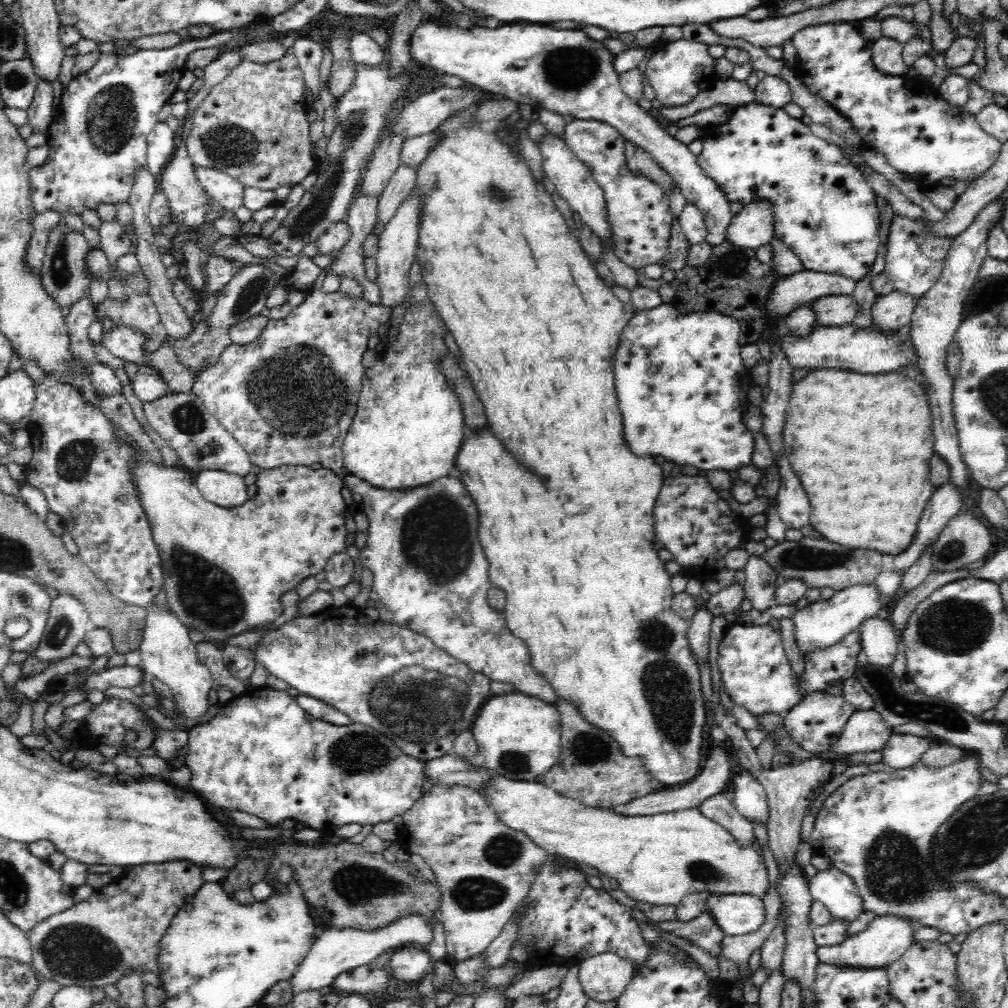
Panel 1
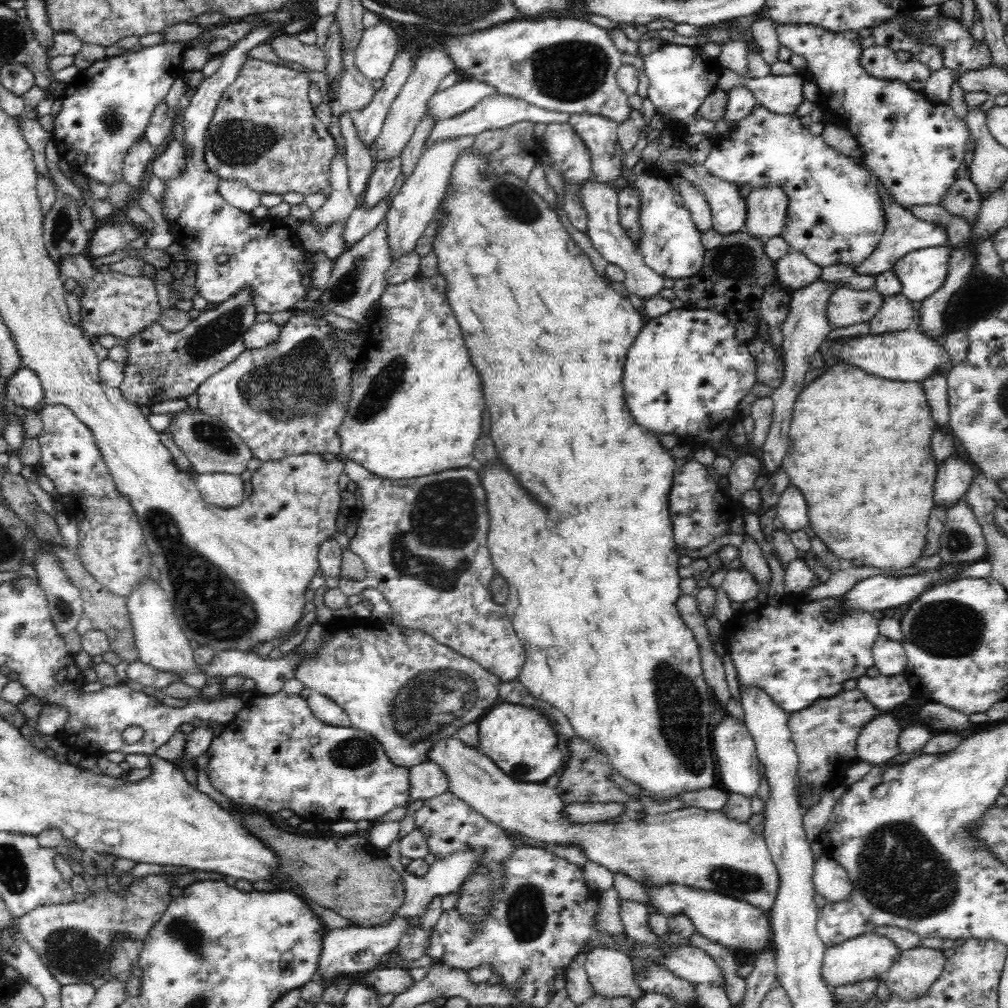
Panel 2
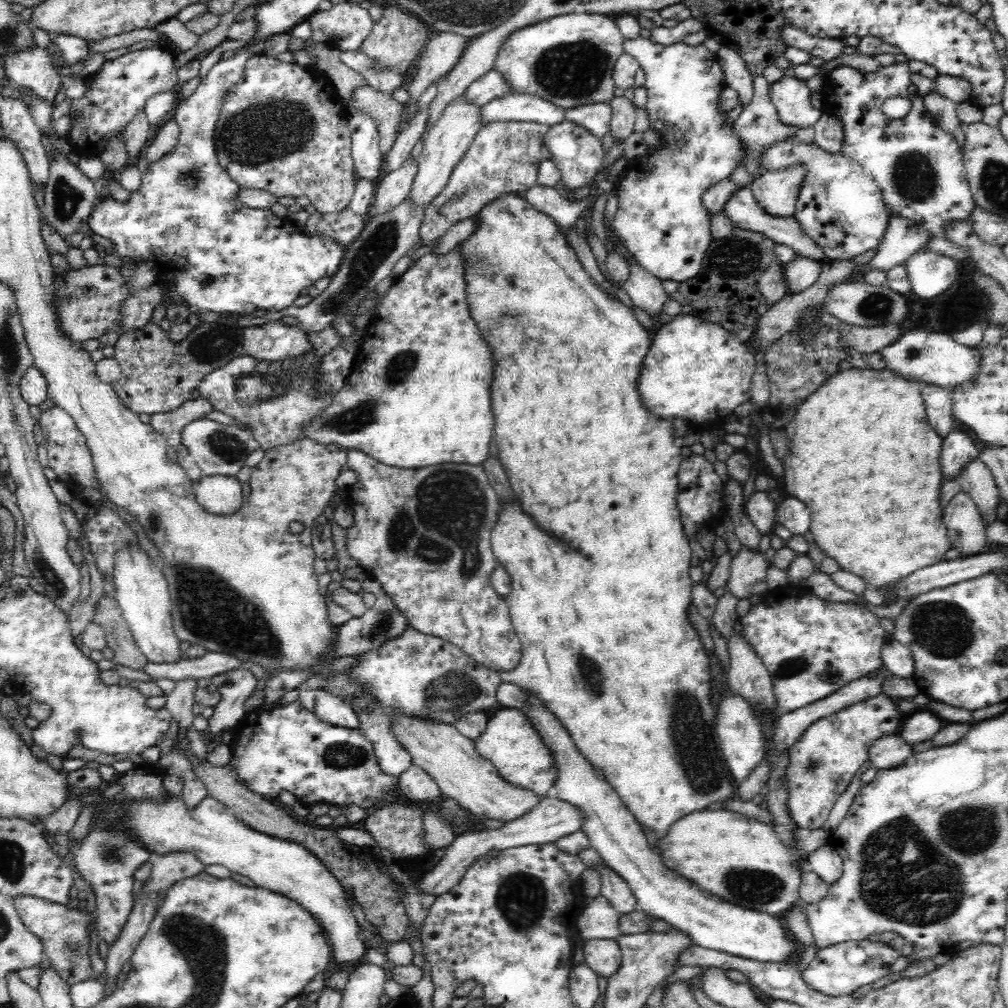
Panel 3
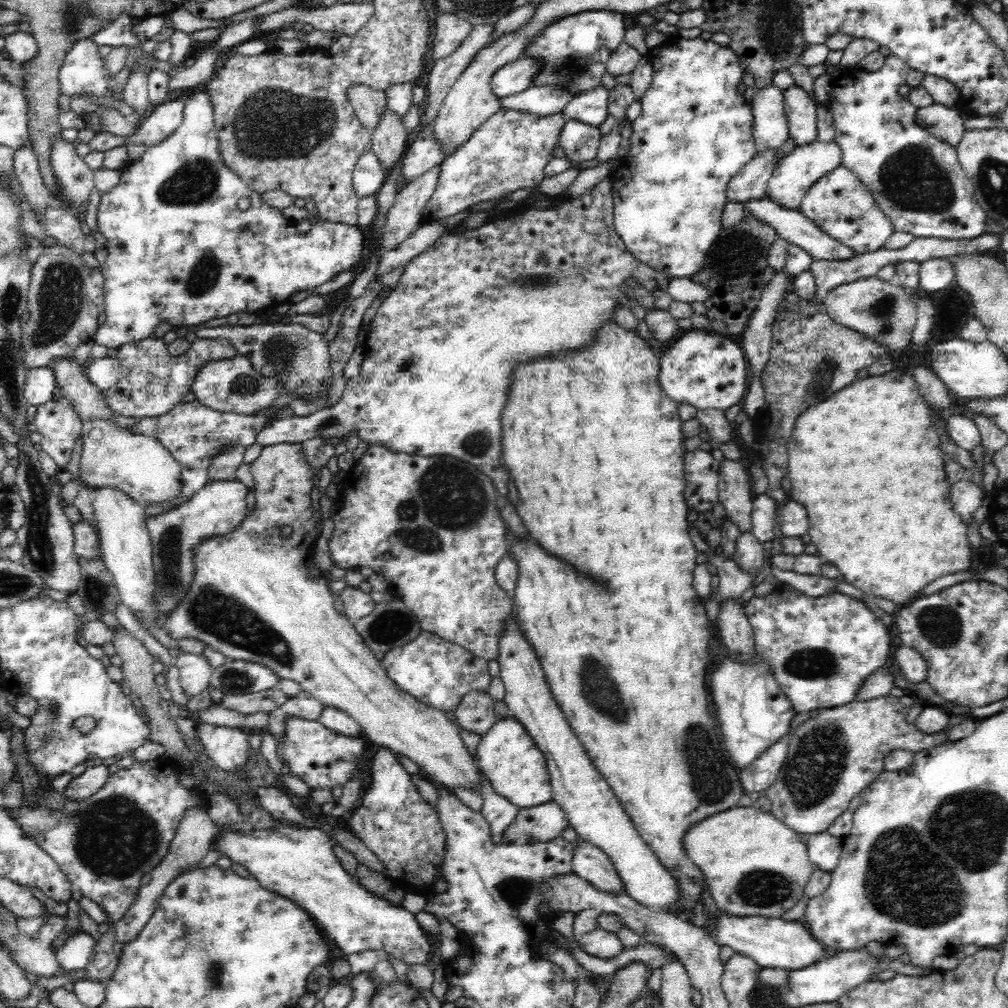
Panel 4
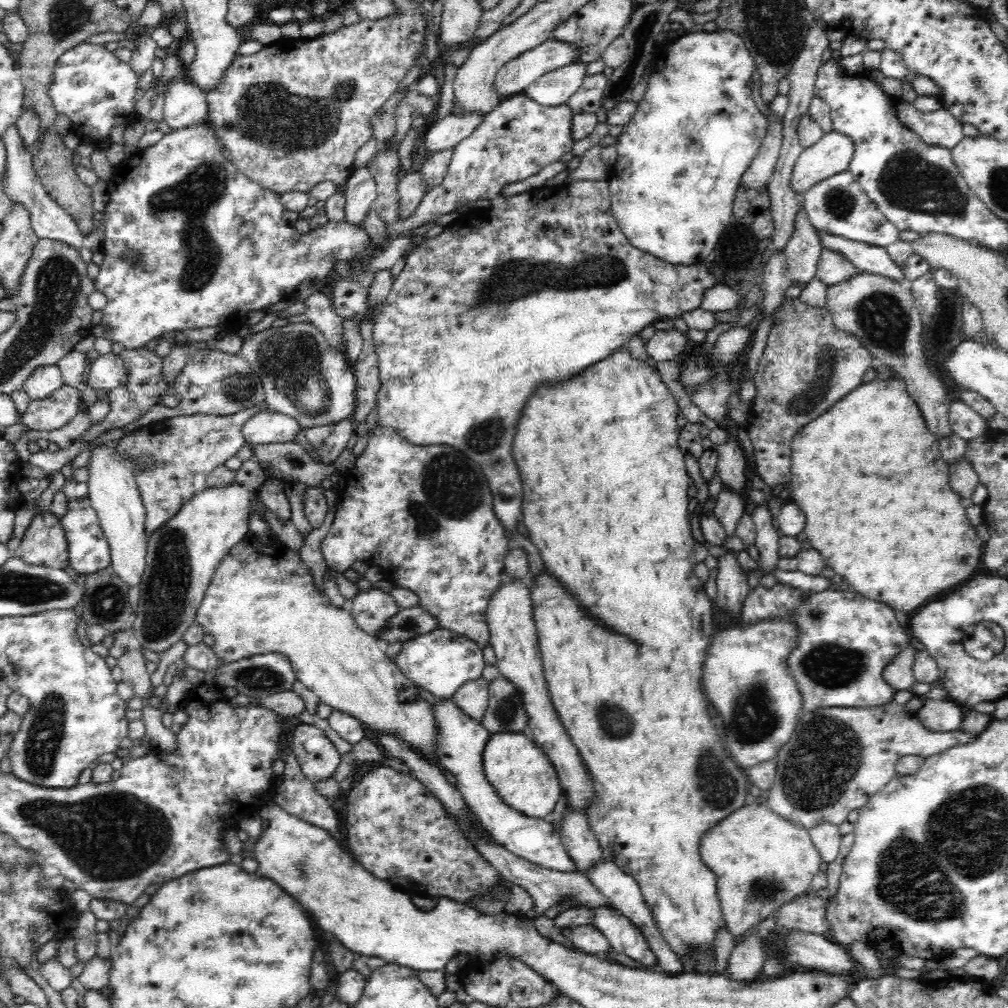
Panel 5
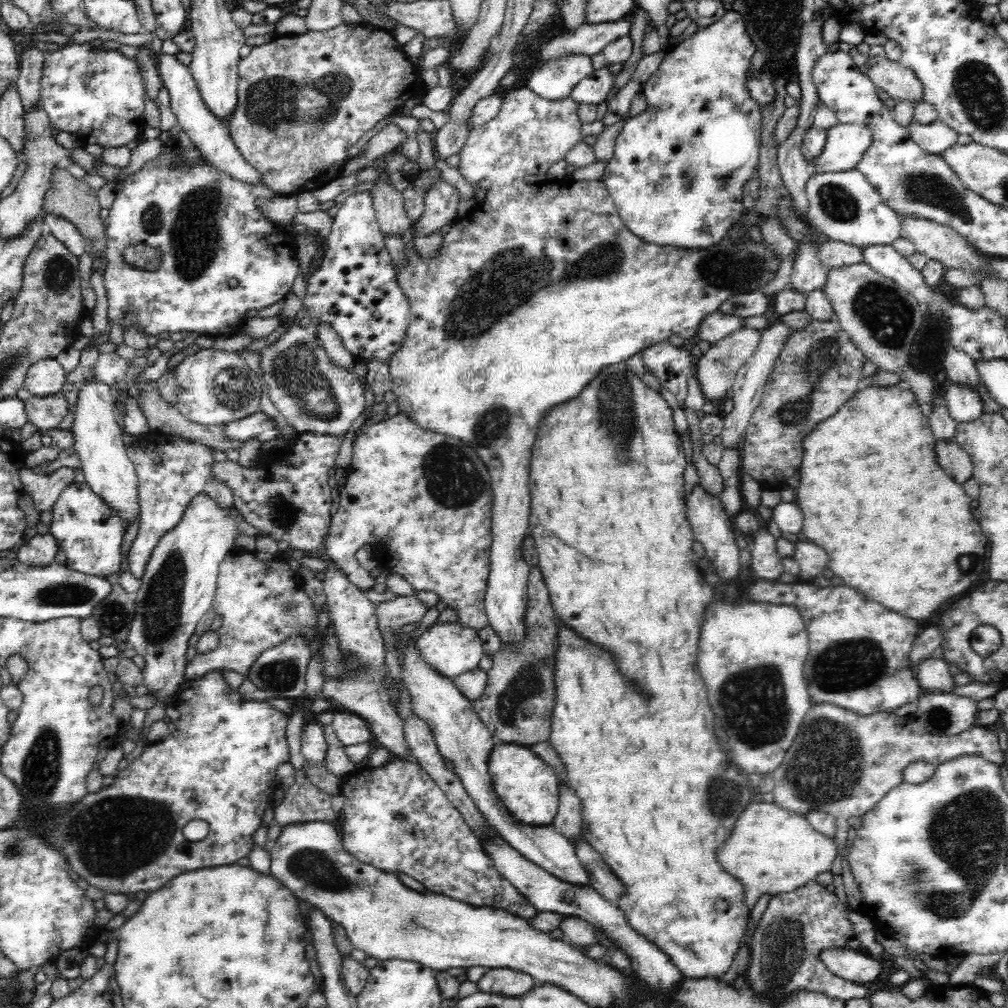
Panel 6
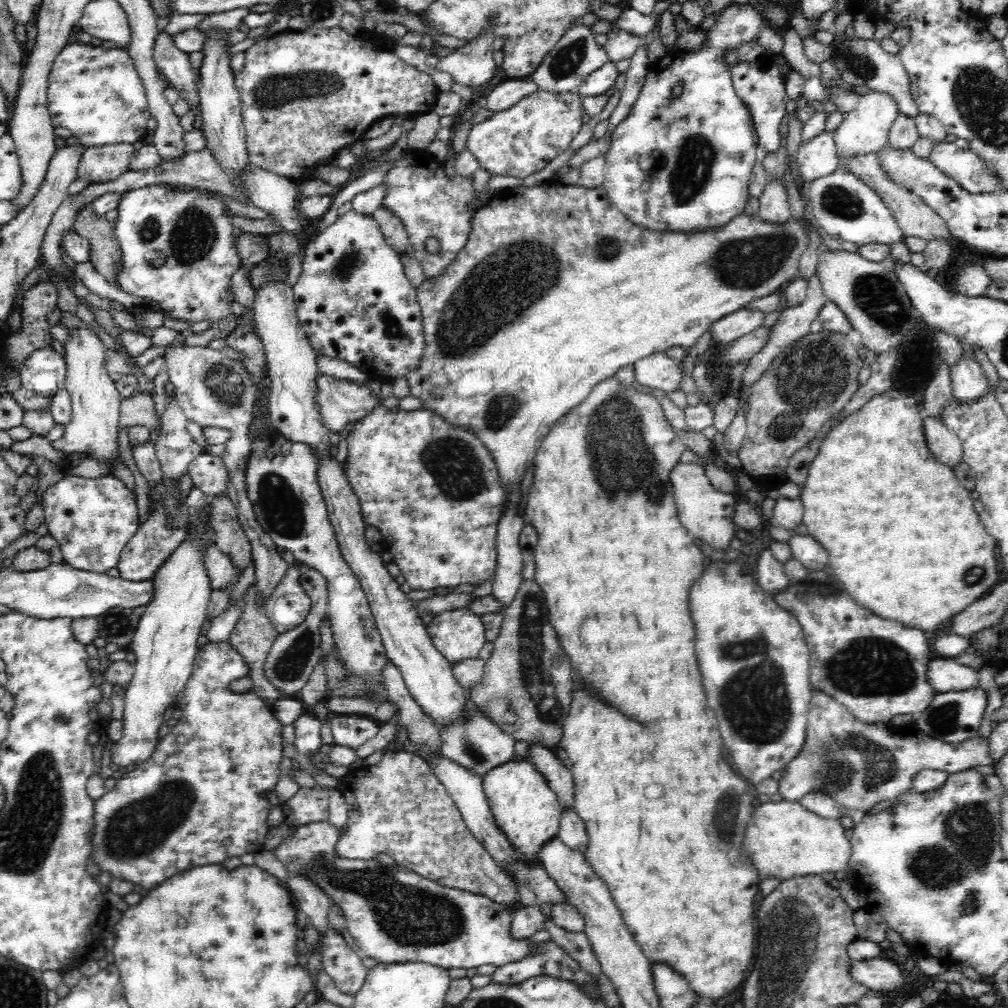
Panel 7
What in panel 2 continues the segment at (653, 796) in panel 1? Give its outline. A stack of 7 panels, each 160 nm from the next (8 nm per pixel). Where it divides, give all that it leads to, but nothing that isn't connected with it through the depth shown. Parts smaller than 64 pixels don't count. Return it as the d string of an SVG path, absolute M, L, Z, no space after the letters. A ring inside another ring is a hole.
M617 802L606 803L567 803L565 814L569 822L598 822L608 821L622 816L626 812L623 804Z

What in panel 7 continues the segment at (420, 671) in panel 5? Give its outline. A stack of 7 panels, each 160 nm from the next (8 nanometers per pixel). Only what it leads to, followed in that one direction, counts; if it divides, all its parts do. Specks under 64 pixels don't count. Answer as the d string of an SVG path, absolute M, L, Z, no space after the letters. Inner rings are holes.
M462 609L434 615L425 628L434 647L452 666L477 659L487 643L480 616Z

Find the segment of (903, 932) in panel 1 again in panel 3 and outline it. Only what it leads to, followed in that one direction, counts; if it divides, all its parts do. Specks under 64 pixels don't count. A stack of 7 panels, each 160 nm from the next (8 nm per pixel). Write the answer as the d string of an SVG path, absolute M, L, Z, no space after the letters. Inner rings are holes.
M864 939L841 942L840 944L833 944L823 949L819 948L814 962L808 966L806 972L802 972L801 977L808 987L812 987L812 989L826 996L840 997L852 995L854 990L862 986L871 986L880 978L889 975L890 967L900 956L902 956L901 952L879 940L872 942L869 939ZM852 946L862 946L864 948L866 952L864 964L852 966L846 959L847 952Z

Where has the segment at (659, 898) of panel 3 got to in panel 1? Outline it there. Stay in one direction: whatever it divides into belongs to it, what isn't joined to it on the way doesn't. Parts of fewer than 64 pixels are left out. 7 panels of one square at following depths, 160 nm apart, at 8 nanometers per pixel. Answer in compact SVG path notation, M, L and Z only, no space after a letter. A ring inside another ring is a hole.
M714 894L707 900L705 911L711 914L721 930L730 936L740 936L740 934L748 934L758 930L766 916L762 898L753 894Z

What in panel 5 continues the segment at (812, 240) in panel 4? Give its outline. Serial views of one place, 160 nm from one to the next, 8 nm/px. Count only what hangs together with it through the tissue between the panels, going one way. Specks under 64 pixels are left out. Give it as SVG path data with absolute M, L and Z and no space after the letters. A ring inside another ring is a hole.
M816 229L816 235L822 249L840 253L859 270L860 274L881 275L897 282L904 280L902 269L890 259L886 249L834 236L824 230Z

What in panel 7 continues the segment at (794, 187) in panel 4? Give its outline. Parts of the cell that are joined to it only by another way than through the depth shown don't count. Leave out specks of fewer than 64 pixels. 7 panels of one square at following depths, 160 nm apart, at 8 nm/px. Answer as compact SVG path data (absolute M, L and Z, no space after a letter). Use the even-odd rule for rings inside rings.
M871 90L868 94L861 95L856 108L845 114L833 134L838 160L862 157L882 149L888 143L890 126L898 112L896 102L886 93Z

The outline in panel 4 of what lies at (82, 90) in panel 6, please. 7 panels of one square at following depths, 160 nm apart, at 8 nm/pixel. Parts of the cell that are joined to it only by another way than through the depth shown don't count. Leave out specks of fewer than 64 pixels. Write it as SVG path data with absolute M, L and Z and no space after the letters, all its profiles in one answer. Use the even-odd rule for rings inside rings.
M90 37L79 39L64 60L60 70L60 86L69 98L77 96L106 96L113 81L106 74L103 60L98 55L99 47Z

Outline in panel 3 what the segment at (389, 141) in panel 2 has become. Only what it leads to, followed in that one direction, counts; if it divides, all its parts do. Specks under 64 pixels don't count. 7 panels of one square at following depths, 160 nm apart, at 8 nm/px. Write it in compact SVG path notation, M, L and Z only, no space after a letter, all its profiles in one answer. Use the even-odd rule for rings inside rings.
M440 32L431 36L422 58L418 58L416 74L405 89L408 92L408 99L400 103L402 110L400 110L397 138L420 112L417 106L420 96L429 86L448 76L450 70L453 70L454 66L460 62L469 42L467 38L450 32Z

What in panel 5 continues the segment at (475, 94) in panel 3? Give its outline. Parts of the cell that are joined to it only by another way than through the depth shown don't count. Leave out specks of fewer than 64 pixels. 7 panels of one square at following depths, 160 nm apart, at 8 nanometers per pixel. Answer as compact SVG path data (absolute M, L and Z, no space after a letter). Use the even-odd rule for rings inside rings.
M552 38L547 39L543 44L510 60L496 74L494 90L503 98L519 95L538 78L544 77L548 72L564 68L578 58L578 50L574 46Z

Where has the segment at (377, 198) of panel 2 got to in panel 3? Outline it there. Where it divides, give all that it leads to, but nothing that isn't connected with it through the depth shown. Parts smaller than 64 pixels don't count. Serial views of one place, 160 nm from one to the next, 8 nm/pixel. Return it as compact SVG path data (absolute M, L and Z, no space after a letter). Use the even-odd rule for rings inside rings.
M421 109L420 112L410 121L408 128L395 139L390 151L382 158L382 176L386 176L394 170L398 170L410 157L410 151L420 139L422 132L426 129L426 118L428 111Z

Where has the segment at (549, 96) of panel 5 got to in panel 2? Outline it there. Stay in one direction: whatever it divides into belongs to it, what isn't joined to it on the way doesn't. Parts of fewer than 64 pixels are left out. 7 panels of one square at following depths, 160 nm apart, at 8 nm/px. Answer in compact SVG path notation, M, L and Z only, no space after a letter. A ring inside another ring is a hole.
M491 94L483 98L476 106L469 108L461 115L436 121L431 134L426 138L424 149L436 144L436 142L448 142L456 140L460 136L478 135L486 130L500 129L516 124L520 121L530 121L531 123L541 122L541 124L550 124L550 122L566 123L569 120L568 113L552 112L546 109L538 108L522 99L514 98L512 95Z

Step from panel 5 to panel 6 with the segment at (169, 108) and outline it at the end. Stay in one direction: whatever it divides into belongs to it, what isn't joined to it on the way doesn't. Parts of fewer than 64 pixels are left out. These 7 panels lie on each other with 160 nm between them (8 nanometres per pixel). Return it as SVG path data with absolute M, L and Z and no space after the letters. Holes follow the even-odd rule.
M162 53L159 57L160 61L157 63L157 70L162 86L168 89L169 108L174 113L177 126L184 130L191 142L196 146L199 154L216 168L232 176L232 178L237 178L242 182L249 182L252 186L260 185L258 171L254 171L254 168L246 163L244 157L240 155L230 137L226 124L209 111L190 70L177 62L174 55Z

